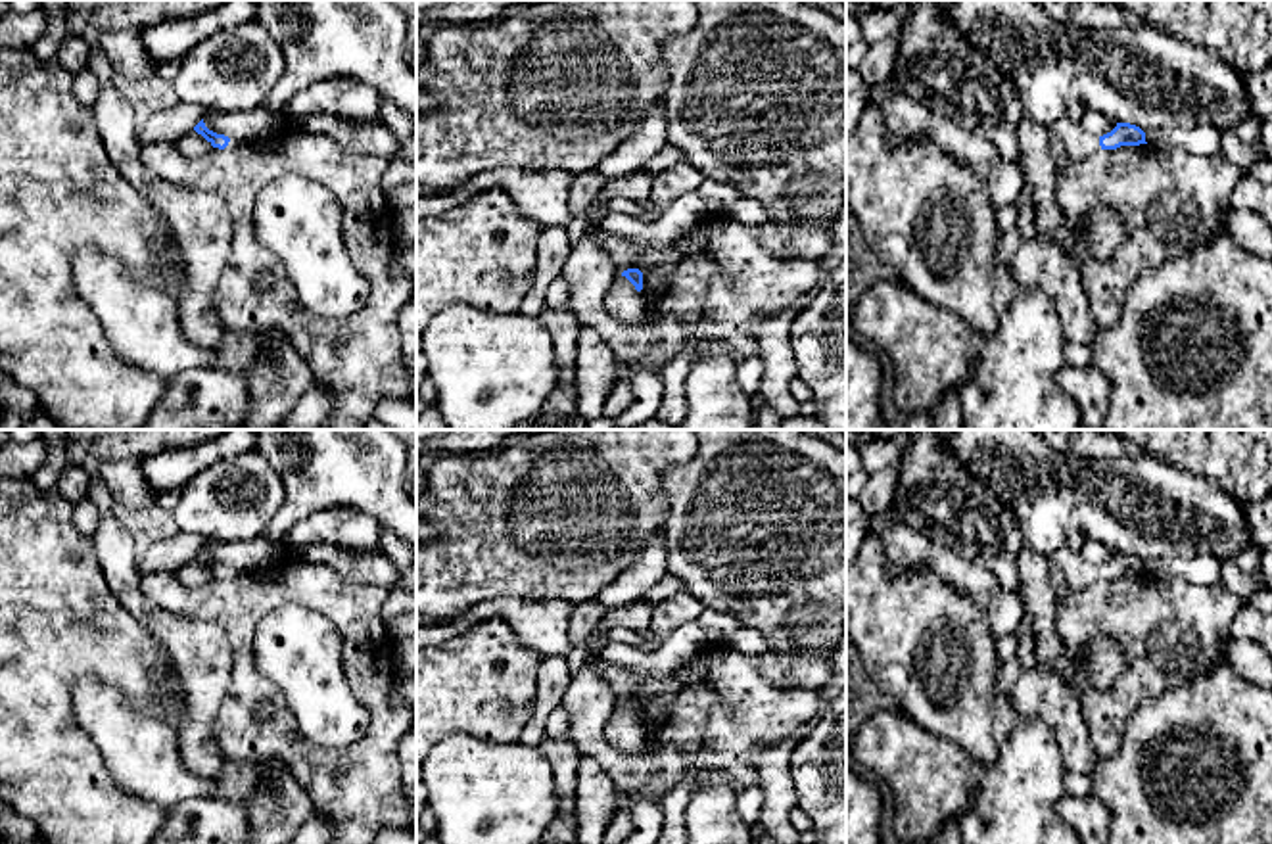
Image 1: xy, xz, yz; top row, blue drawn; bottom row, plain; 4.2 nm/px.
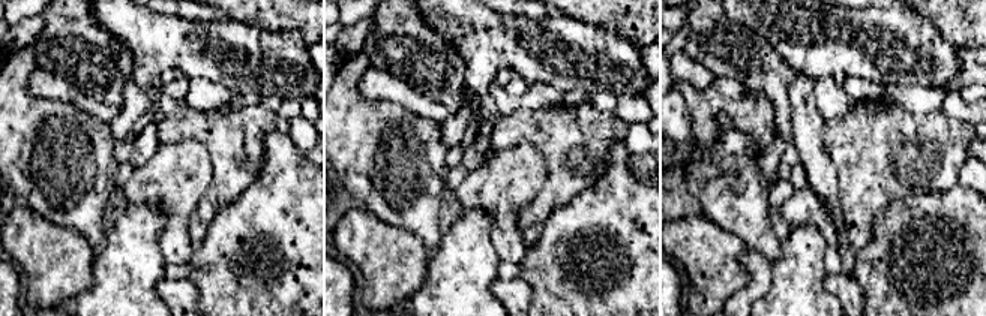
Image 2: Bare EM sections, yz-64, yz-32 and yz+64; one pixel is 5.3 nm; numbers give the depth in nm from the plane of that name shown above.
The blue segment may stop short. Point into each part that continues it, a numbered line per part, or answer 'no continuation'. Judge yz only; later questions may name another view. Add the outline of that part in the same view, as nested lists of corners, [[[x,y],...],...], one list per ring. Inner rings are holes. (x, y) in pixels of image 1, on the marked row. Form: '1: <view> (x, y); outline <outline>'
1: yz (1071, 140); outline [[[1067,115],[1051,125],[1049,134],[1061,161],[1084,159],[1101,148],[1099,136],[1086,132],[1080,123],[1071,121]]]

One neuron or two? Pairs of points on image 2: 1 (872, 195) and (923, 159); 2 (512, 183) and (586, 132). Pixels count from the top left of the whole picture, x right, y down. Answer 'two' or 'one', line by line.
1: one
2: two

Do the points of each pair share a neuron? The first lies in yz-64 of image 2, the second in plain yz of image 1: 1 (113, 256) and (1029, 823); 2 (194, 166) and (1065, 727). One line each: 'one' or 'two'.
1: one
2: one

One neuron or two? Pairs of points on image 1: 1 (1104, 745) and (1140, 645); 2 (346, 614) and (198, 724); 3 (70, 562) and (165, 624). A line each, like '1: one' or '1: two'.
1: one
2: two
3: two

